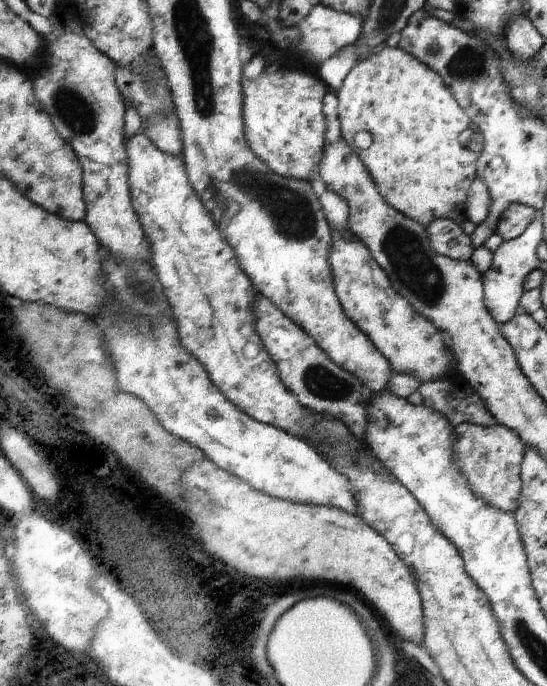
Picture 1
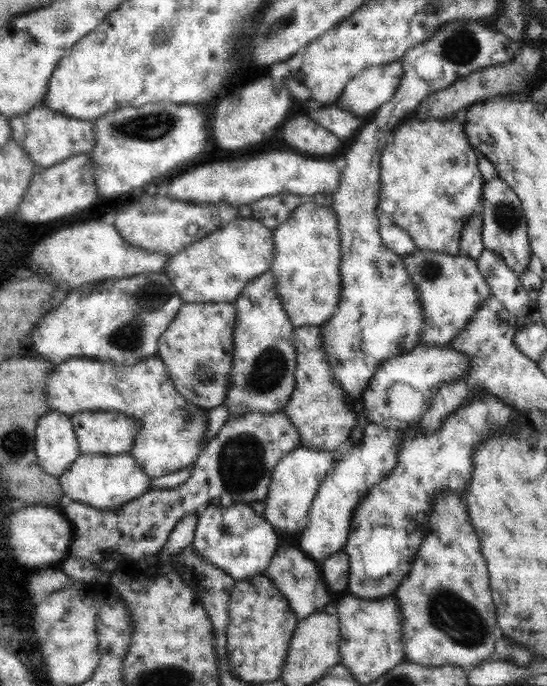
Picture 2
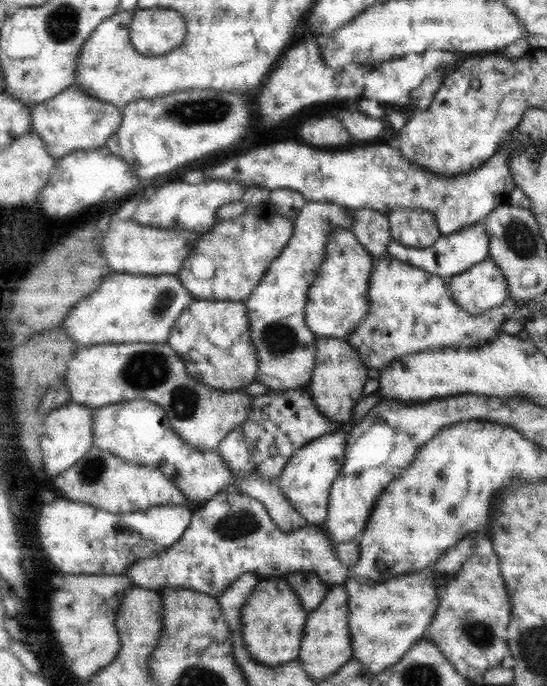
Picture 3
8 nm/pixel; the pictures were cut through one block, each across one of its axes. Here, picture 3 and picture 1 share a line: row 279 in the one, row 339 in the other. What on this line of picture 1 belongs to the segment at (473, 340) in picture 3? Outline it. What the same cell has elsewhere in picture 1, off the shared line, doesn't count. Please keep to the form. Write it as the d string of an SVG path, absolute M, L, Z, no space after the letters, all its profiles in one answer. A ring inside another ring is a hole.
M331 232L332 244L327 254L327 263L331 270L334 294L343 315L355 324L381 356L387 359L391 370L411 374L420 383L448 377L449 364L454 356L444 345L443 335L393 290L387 275L371 258L361 241L350 232Z

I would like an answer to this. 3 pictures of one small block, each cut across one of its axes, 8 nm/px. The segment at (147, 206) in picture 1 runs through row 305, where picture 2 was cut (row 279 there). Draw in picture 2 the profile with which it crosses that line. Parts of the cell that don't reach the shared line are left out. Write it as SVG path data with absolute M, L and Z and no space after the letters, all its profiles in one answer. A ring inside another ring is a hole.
M251 216L237 217L204 238L165 259L164 275L182 303L232 303L257 275L269 270L273 260L270 230Z

